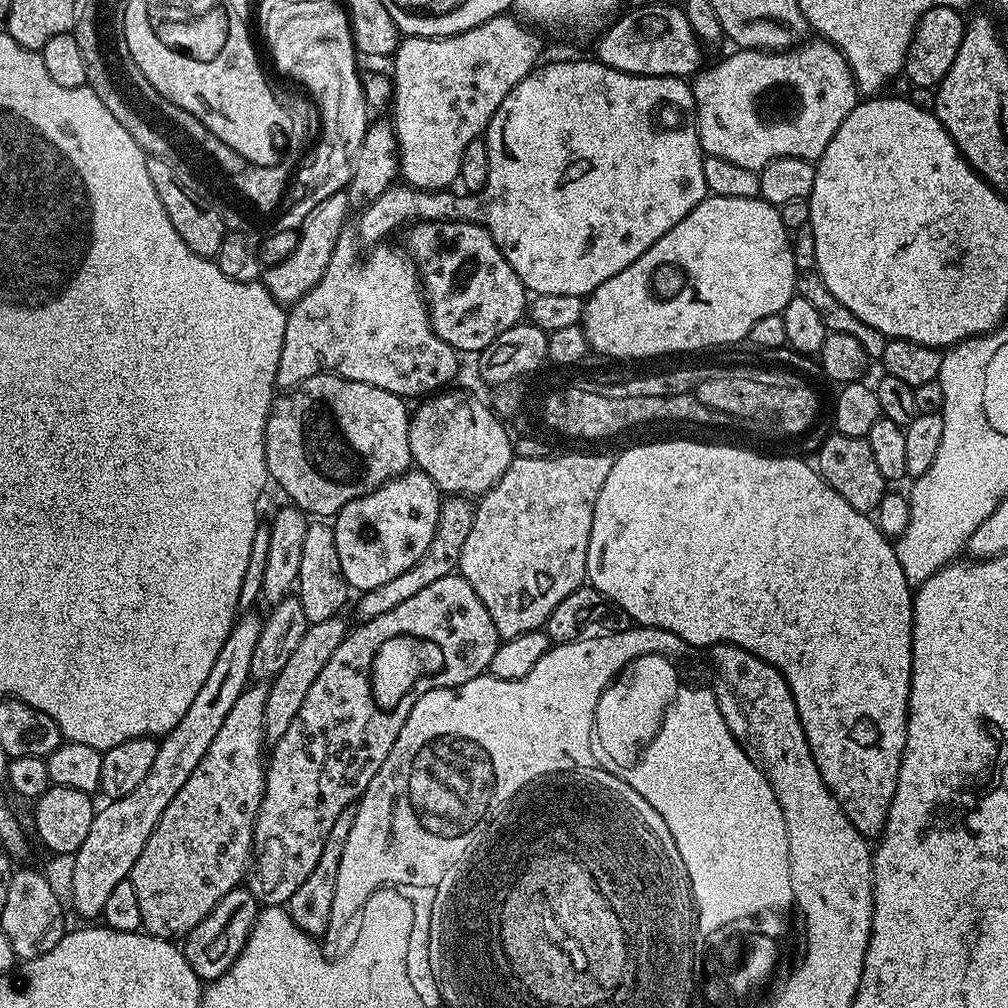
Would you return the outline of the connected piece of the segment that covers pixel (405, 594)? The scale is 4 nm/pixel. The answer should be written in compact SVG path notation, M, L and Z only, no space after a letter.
M445 495L438 510L438 526L430 546L426 546L426 554L422 554L420 561L410 566L410 570L402 570L398 578L382 582L382 586L374 586L369 592L360 592L360 601L356 604L357 621L373 620L378 618L378 614L387 614L394 610L394 606L402 606L402 602L407 602L414 598L414 594L426 590L426 586L438 582L438 578L453 575L460 567L462 549L466 546L466 537L470 535L470 526L474 526L475 513L473 501L467 495Z

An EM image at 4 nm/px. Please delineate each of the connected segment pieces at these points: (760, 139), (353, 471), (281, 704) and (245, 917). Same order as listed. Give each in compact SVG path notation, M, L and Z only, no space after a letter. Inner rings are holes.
M823 38L805 39L796 47L782 52L745 48L733 51L733 53L733 56L726 57L725 60L720 61L714 68L705 67L691 81L694 102L696 103L696 133L700 139L700 151L705 156L726 158L728 162L735 162L738 166L746 166L746 170L762 169L774 158L802 158L803 160L813 162L819 160L822 153L826 150L830 138L834 138L838 126L842 126L842 122L852 113L853 108L858 103L856 80L853 78L850 66L843 54L830 41Z
M325 374L323 376L311 376L306 378L296 388L285 391L275 397L272 411L268 414L266 422L266 466L268 475L273 485L277 484L286 495L289 496L291 503L300 508L303 512L311 514L316 518L332 518L337 512L346 506L354 498L362 498L374 490L378 490L388 480L393 480L396 476L402 476L413 467L410 450L410 438L408 437L408 423L410 419L410 408L407 408L405 401L399 396L390 394L386 390L378 390L378 386L366 386L366 382L354 382L335 374Z
M338 615L326 618L326 622L309 624L306 634L302 634L302 642L298 642L294 654L290 654L286 666L282 666L279 674L270 681L266 700L266 718L264 719L266 736L269 741L275 742L278 738L282 738L282 734L286 734L286 726L290 726L290 722L294 722L294 714L302 710L306 690L314 686L314 678L318 678L318 674L322 674L322 666L330 662L330 654L334 654L334 650L342 646L344 637L350 631L350 624L347 624L344 619L343 615Z
M247 887L235 888L230 890L230 894L226 894L226 898L222 898L222 902L218 902L218 906L214 906L214 910L210 910L210 914L206 914L206 918L202 918L202 922L198 922L198 926L194 926L194 930L183 937L186 962L194 966L194 974L198 974L201 981L211 982L222 978L222 974L226 974L226 970L234 966L238 954L242 954L250 938L257 911L256 899Z

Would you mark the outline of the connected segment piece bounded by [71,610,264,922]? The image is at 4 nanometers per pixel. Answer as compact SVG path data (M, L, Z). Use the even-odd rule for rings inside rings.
M256 610L243 611L239 615L226 638L226 642L222 642L222 650L216 652L214 666L210 670L209 676L206 677L202 690L198 690L194 702L190 702L190 710L186 710L186 714L182 714L182 722L178 722L178 726L174 726L174 730L167 732L159 741L160 749L157 756L154 757L154 763L150 765L150 770L146 773L146 778L142 778L142 782L138 782L138 786L134 786L134 790L130 790L130 794L117 800L108 800L105 803L105 808L101 807L97 811L96 817L90 822L90 830L86 833L86 842L82 842L82 846L74 853L74 859L71 861L71 863L73 862L72 908L78 915L88 919L85 921L92 922L95 921L92 920L95 916L96 919L101 917L106 906L106 898L114 891L114 886L118 886L118 882L131 877L134 862L138 862L138 854L142 854L142 846L146 846L146 838L150 838L150 834L154 834L154 826L158 826L158 818L162 818L162 810L166 810L166 806L170 806L170 802L174 802L174 794L178 794L178 790L182 790L182 786L186 786L186 778L190 778L190 774L194 774L194 766L198 766L198 762L202 762L202 754L206 754L206 750L210 750L210 742L214 742L214 738L218 738L218 729L221 728L222 722L226 722L226 714L230 714L234 702L238 702L244 689L249 687L252 680L254 646L258 646L258 634L262 634L262 626L264 625L264 616L257 612Z

